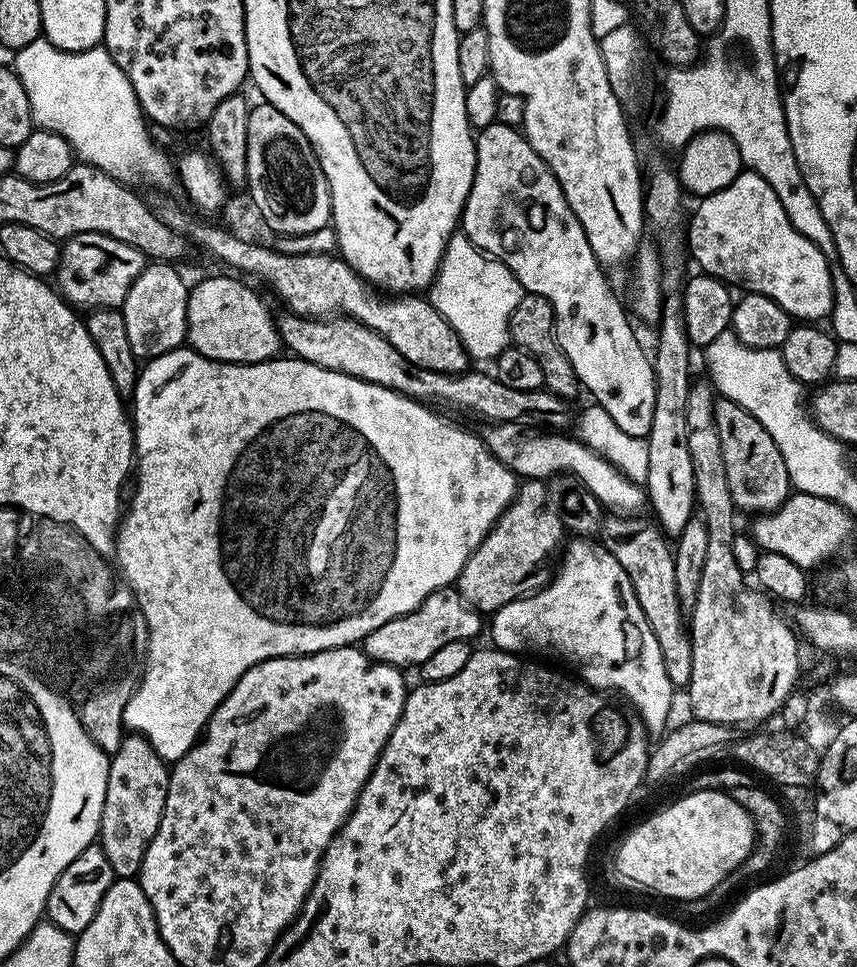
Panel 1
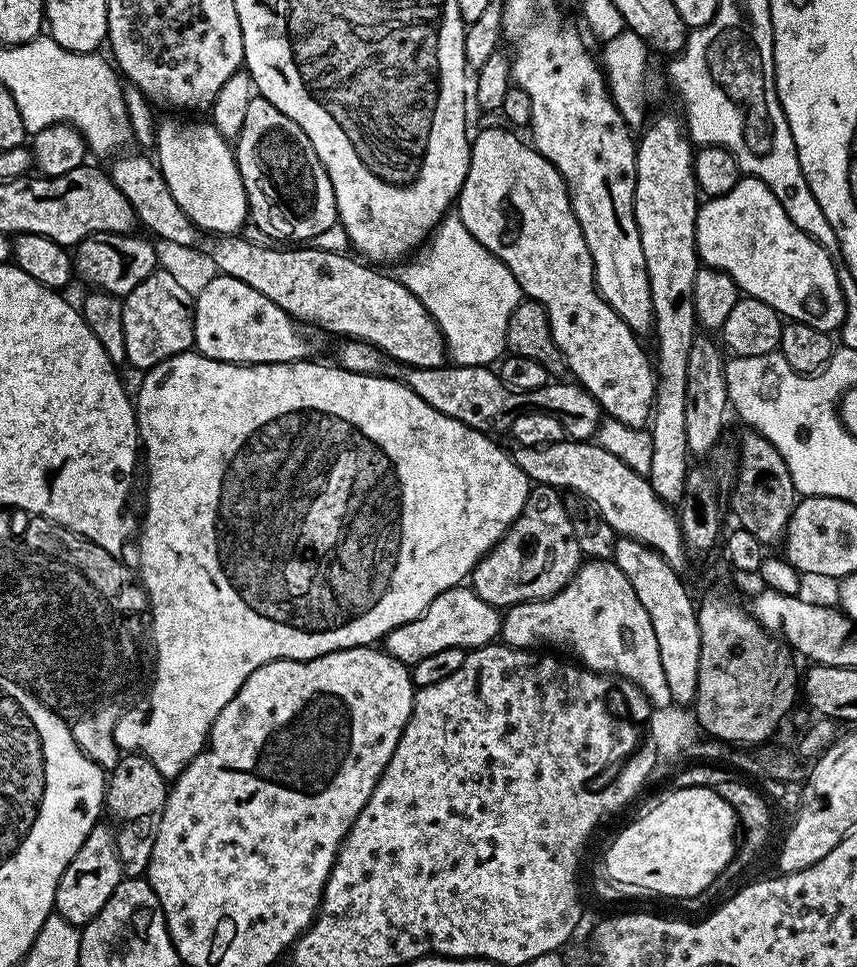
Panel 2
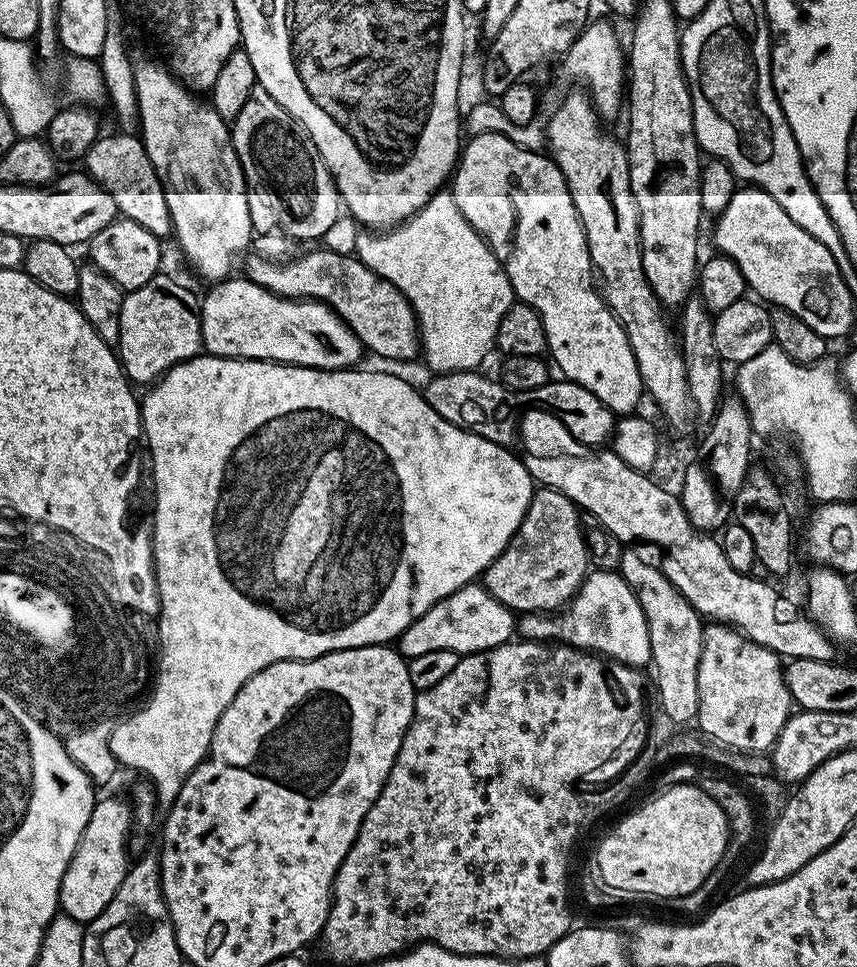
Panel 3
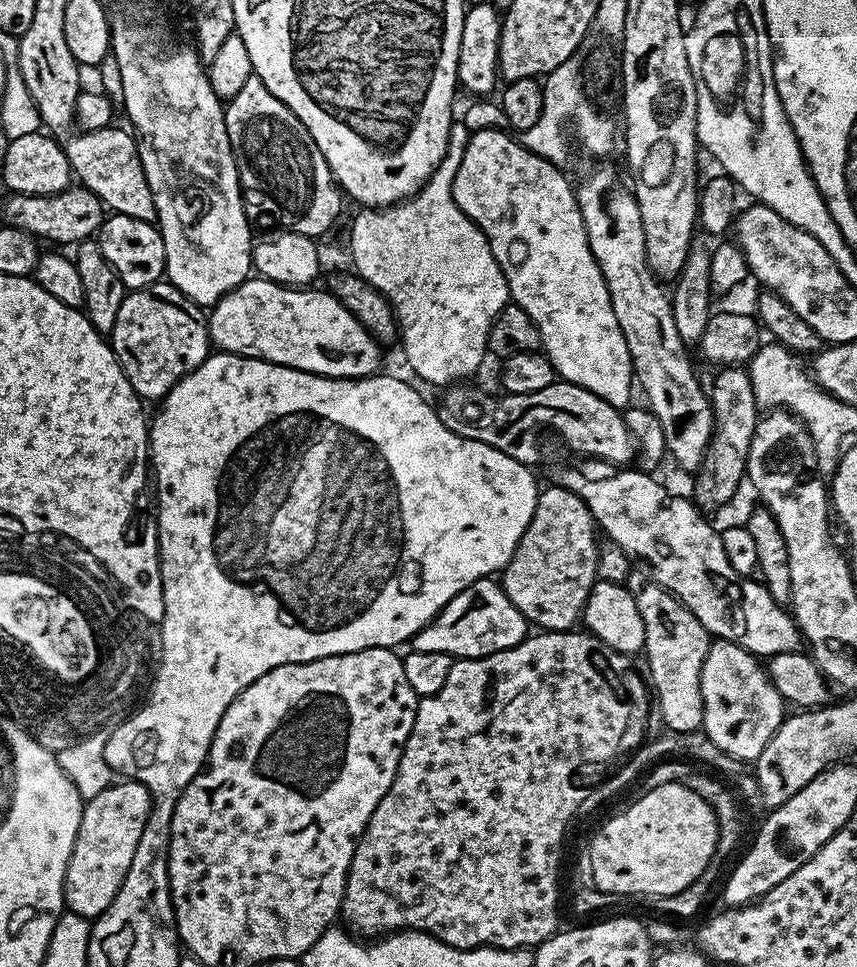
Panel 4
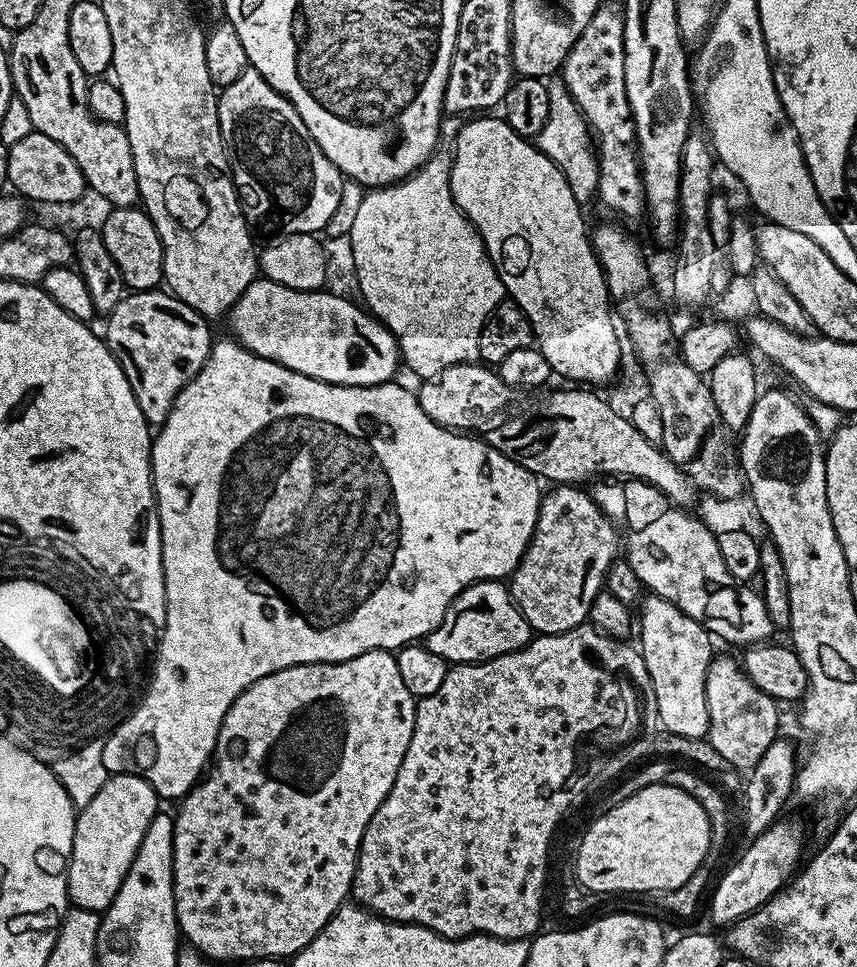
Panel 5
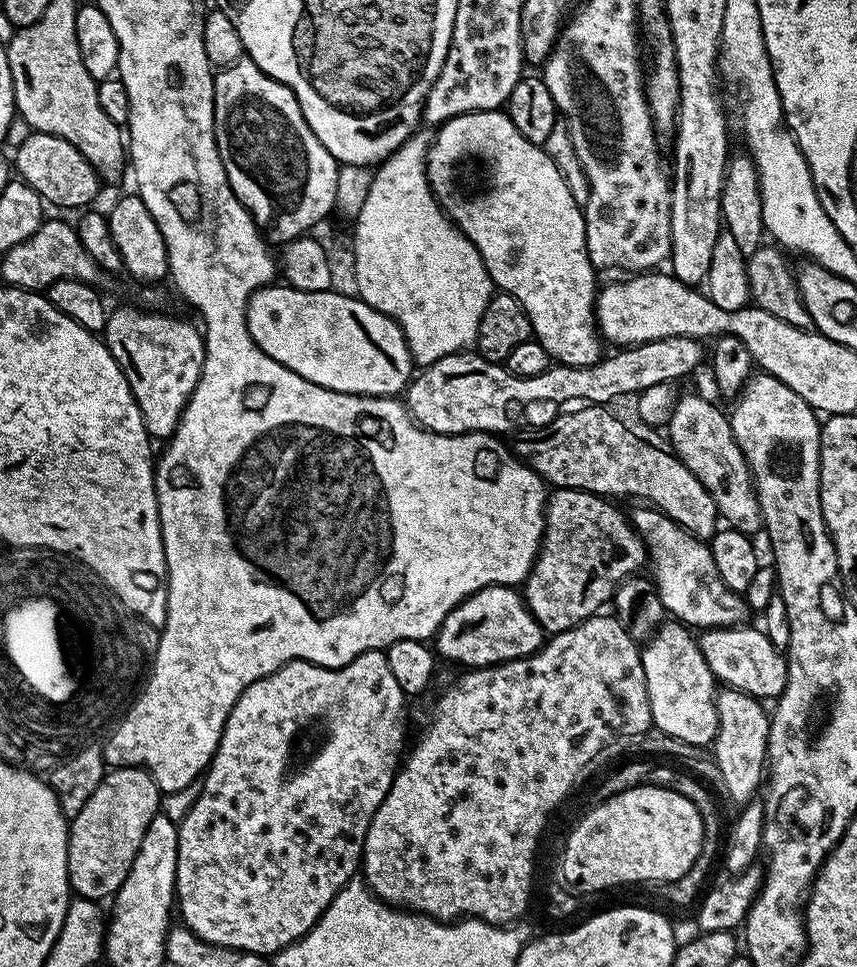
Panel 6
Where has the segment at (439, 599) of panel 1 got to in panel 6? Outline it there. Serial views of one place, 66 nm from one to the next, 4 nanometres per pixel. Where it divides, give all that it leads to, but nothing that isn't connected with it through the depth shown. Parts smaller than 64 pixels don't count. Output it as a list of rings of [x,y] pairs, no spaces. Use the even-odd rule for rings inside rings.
[[[492,584],[467,596],[440,624],[434,648],[441,657],[465,664],[465,669],[489,668],[534,654],[545,643],[546,633],[530,614],[523,595],[515,587]]]

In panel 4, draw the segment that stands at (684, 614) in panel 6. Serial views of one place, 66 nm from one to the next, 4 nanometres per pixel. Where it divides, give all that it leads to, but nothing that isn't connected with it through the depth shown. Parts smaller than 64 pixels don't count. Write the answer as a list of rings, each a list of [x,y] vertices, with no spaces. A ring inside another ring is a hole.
[[[572,464],[569,468],[556,468],[552,472],[551,483],[558,488],[565,488],[574,494],[578,494],[578,498],[582,498],[582,502],[586,502],[586,506],[590,510],[590,514],[596,520],[597,529],[607,539],[618,542],[618,546],[622,546],[622,550],[626,550],[626,554],[632,557],[633,561],[639,562],[640,560],[647,568],[653,580],[657,580],[663,588],[670,594],[674,594],[680,601],[687,606],[690,614],[694,614],[694,618],[698,618],[698,622],[702,622],[702,626],[708,632],[709,637],[717,640],[729,640],[738,646],[742,646],[746,651],[752,653],[757,658],[771,658],[782,654],[783,652],[798,652],[802,648],[802,637],[799,628],[796,626],[795,620],[792,618],[791,611],[785,605],[774,602],[774,598],[770,598],[770,594],[764,589],[763,583],[759,579],[749,578],[747,576],[740,576],[734,570],[734,566],[730,566],[730,558],[726,558],[726,550],[722,550],[722,538],[720,533],[712,528],[712,521],[707,515],[704,515],[700,508],[686,495],[684,496],[671,496],[658,481],[655,480],[655,475],[649,474],[647,471],[641,470],[636,466],[612,466],[607,469],[608,474],[594,476],[586,472],[586,468],[582,464]]]

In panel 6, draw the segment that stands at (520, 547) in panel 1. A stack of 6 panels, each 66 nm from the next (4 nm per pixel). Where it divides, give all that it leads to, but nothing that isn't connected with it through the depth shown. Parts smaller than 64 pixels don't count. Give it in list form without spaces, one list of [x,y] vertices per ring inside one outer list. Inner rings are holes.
[[[573,488],[547,493],[544,537],[522,585],[524,602],[545,633],[565,632],[597,615],[616,587],[645,567],[646,549],[639,532],[612,504],[611,499]]]

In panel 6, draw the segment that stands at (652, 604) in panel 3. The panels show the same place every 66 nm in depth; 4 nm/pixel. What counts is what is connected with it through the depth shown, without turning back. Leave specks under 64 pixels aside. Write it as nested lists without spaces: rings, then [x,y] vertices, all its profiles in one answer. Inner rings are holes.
[[[679,622],[661,623],[653,632],[652,639],[643,645],[640,657],[646,674],[646,690],[655,731],[687,744],[711,745],[718,730],[718,681],[710,666],[706,666],[693,629]]]

